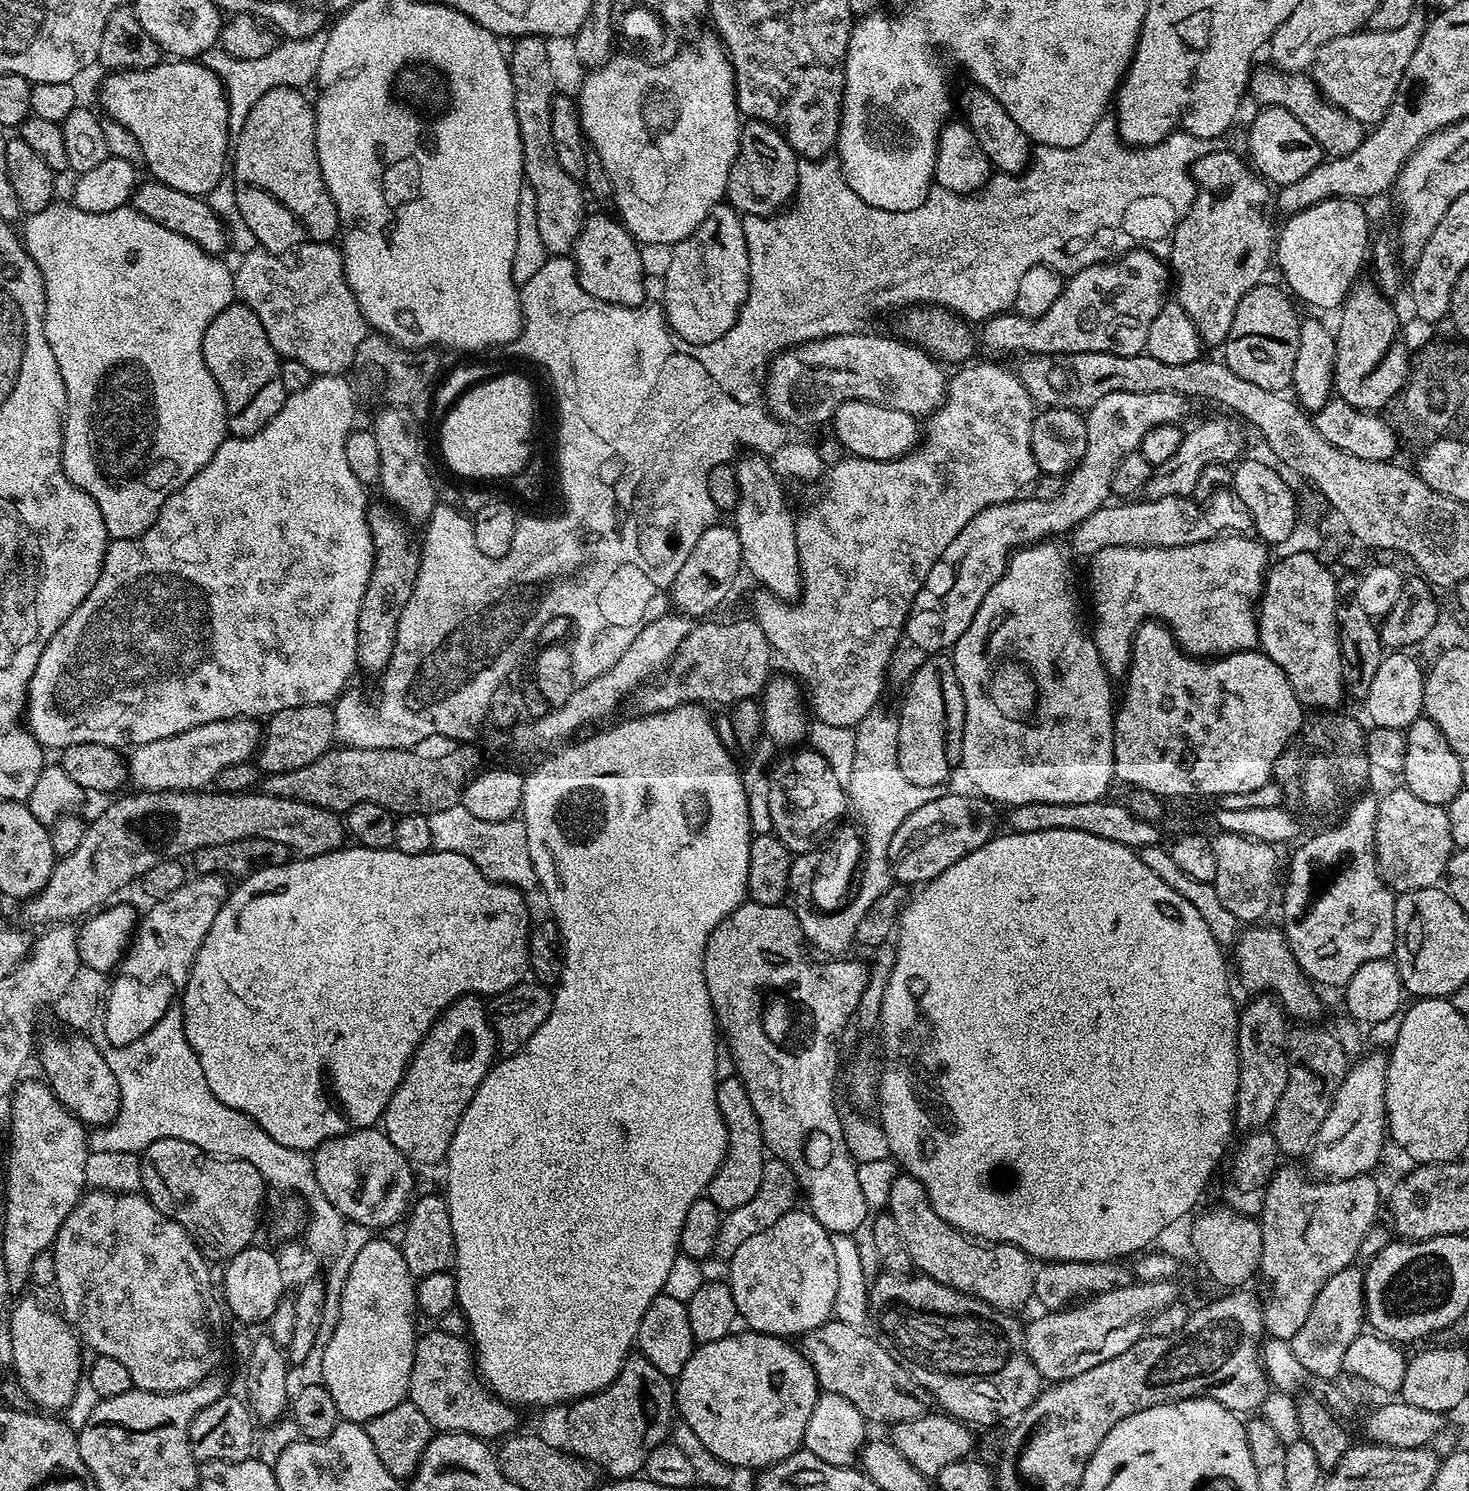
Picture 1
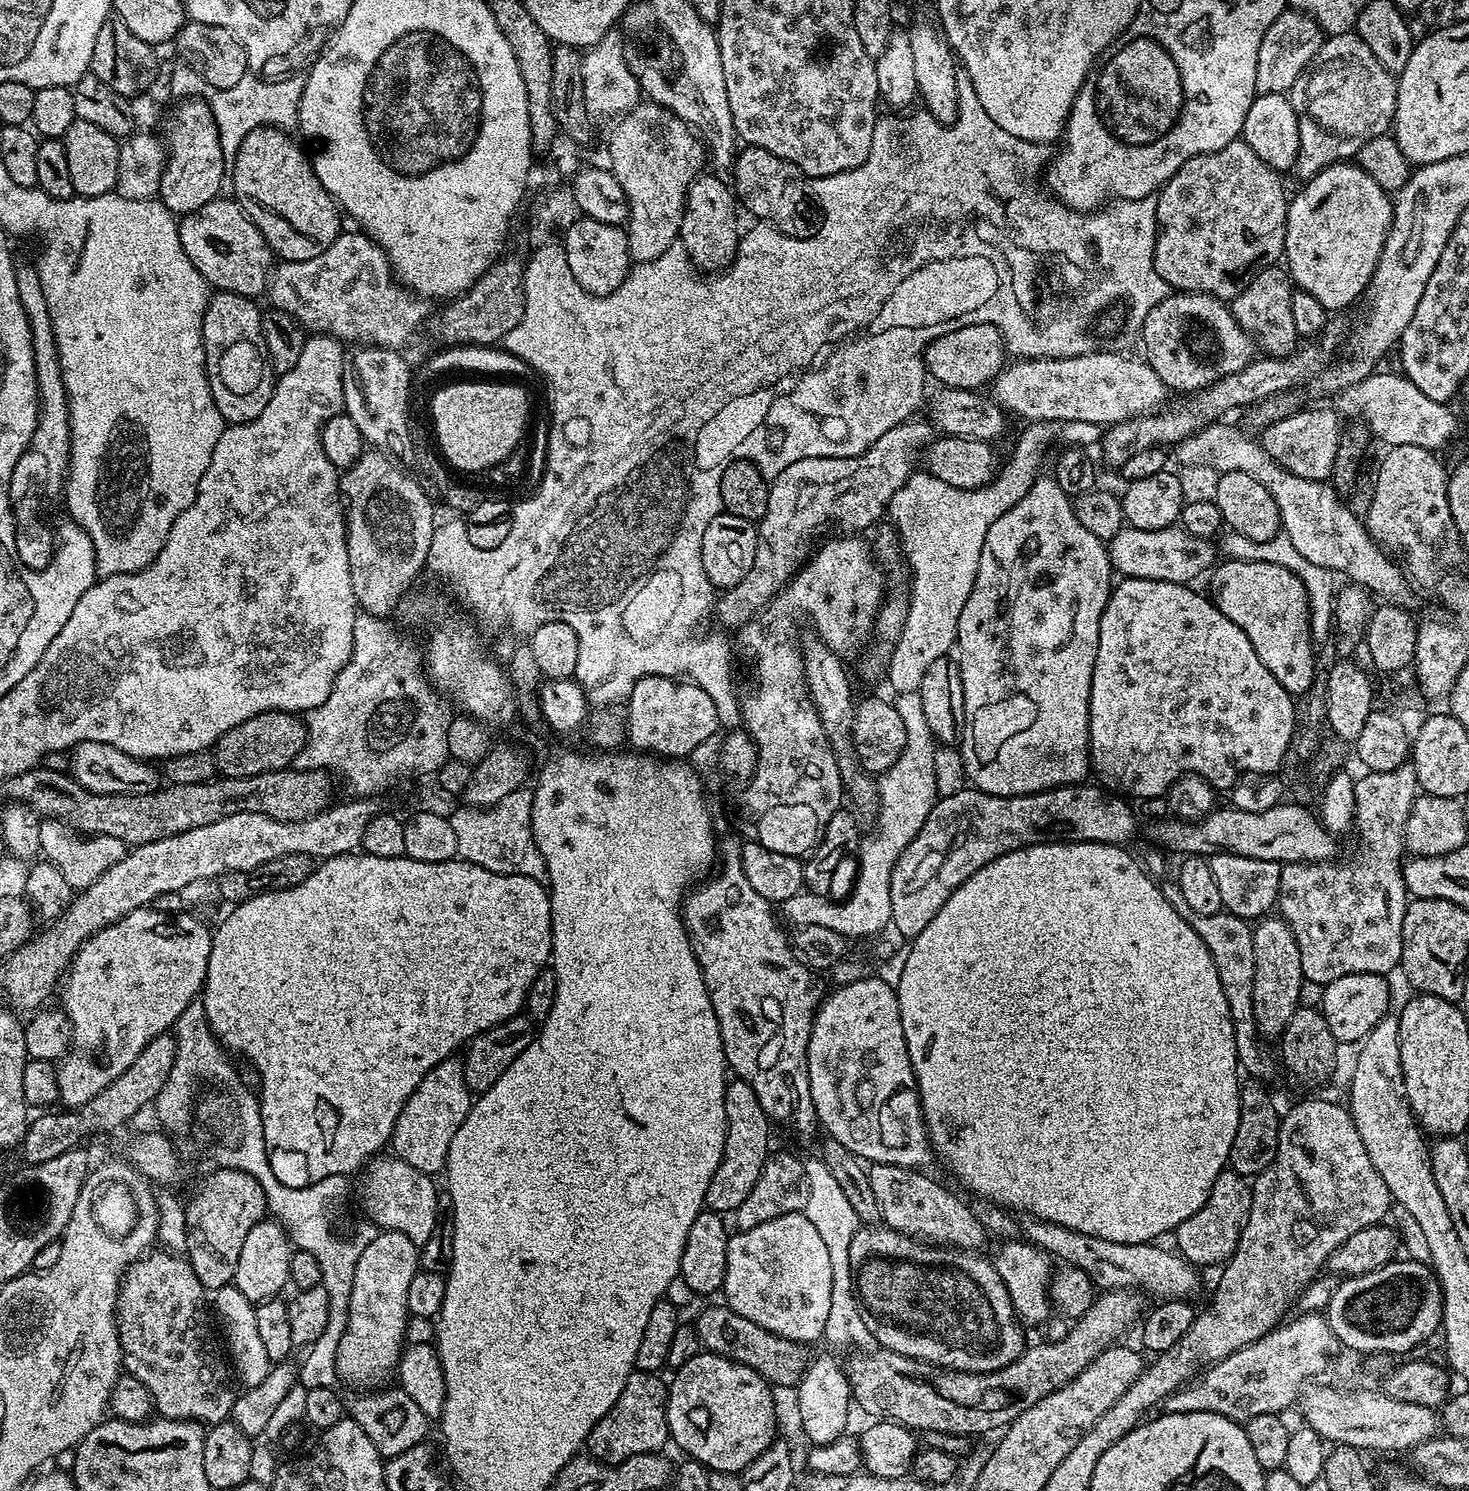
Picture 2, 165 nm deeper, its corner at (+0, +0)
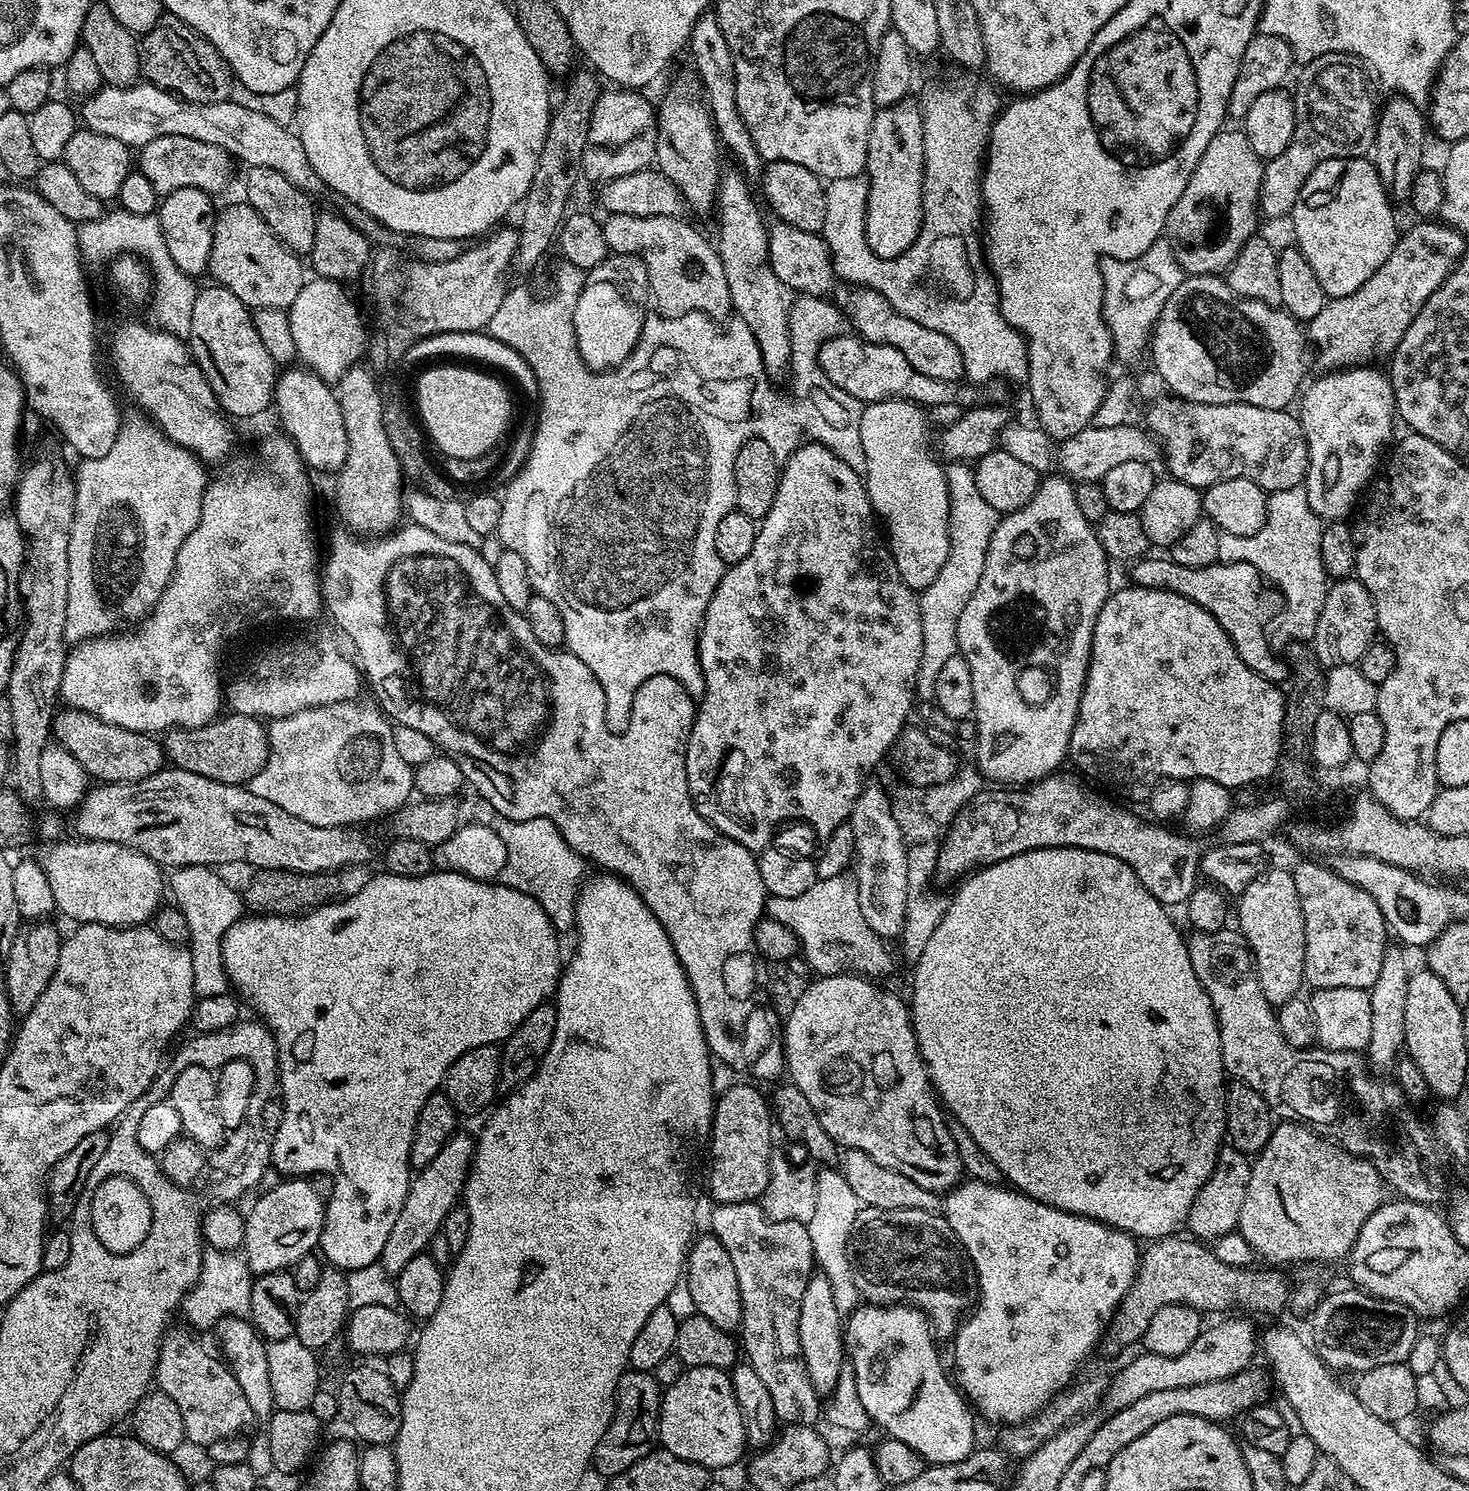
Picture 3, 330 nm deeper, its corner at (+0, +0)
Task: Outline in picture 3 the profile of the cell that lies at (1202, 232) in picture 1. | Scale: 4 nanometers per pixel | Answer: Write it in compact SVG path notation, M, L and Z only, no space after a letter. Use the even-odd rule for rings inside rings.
M1218 131L1210 138L1210 146L1198 158L1194 174L1188 176L1182 198L1172 203L1168 215L1167 239L1172 241L1185 273L1194 276L1223 273L1238 258L1238 250L1258 232L1256 216L1265 161L1254 154L1254 146L1250 146L1243 131L1228 131Z

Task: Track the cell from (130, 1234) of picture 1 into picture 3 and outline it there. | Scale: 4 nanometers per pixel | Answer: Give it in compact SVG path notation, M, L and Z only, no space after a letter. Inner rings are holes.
M173 1327L165 1332L163 1340L160 1342L160 1353L158 1354L158 1362L156 1363L156 1375L154 1384L157 1389L166 1394L170 1394L170 1398L174 1398L178 1410L182 1414L182 1422L184 1423L184 1434L189 1445L201 1444L207 1446L218 1442L219 1440L233 1439L248 1423L253 1423L254 1417L250 1410L249 1403L246 1402L245 1395L242 1394L238 1381L234 1378L234 1374L228 1368L227 1364L219 1355L211 1356L194 1337L191 1331L183 1332L182 1329Z

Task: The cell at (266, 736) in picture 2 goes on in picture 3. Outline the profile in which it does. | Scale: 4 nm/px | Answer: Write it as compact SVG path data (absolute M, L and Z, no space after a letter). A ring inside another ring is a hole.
M224 714L201 728L174 728L163 737L162 743L167 759L175 767L227 784L247 785L268 761L268 733L254 716Z

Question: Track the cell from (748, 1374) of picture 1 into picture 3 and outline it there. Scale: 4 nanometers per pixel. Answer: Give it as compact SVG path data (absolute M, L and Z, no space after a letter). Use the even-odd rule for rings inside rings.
M689 1368L674 1386L663 1389L659 1443L663 1451L709 1470L728 1468L739 1462L746 1449L744 1419L734 1398L731 1375L725 1369Z

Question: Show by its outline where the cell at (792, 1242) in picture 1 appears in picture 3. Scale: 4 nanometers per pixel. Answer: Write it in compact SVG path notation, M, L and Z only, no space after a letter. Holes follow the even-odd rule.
M759 1203L716 1204L712 1212L711 1235L726 1246L730 1253L730 1262L734 1262L734 1274L738 1274L738 1290L742 1294L742 1352L747 1363L752 1364L766 1377L766 1390L770 1390L770 1399L774 1402L777 1421L785 1425L815 1425L822 1416L822 1400L817 1396L814 1386L805 1376L804 1359L798 1342L798 1314L802 1306L802 1294L806 1294L809 1278L814 1274L812 1243L806 1224L793 1220L774 1222L760 1207Z

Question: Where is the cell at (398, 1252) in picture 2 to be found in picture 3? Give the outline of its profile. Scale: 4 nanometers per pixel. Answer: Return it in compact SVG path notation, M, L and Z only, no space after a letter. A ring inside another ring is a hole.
M457 1130L453 1136L438 1151L434 1162L419 1169L413 1175L412 1183L408 1185L408 1197L402 1206L402 1214L398 1214L398 1222L390 1230L386 1238L386 1246L382 1246L382 1254L378 1263L389 1272L395 1274L410 1262L410 1258L421 1255L429 1247L433 1239L443 1229L444 1219L457 1207L464 1191L464 1181L472 1168L472 1160L476 1156L476 1142L464 1130Z

